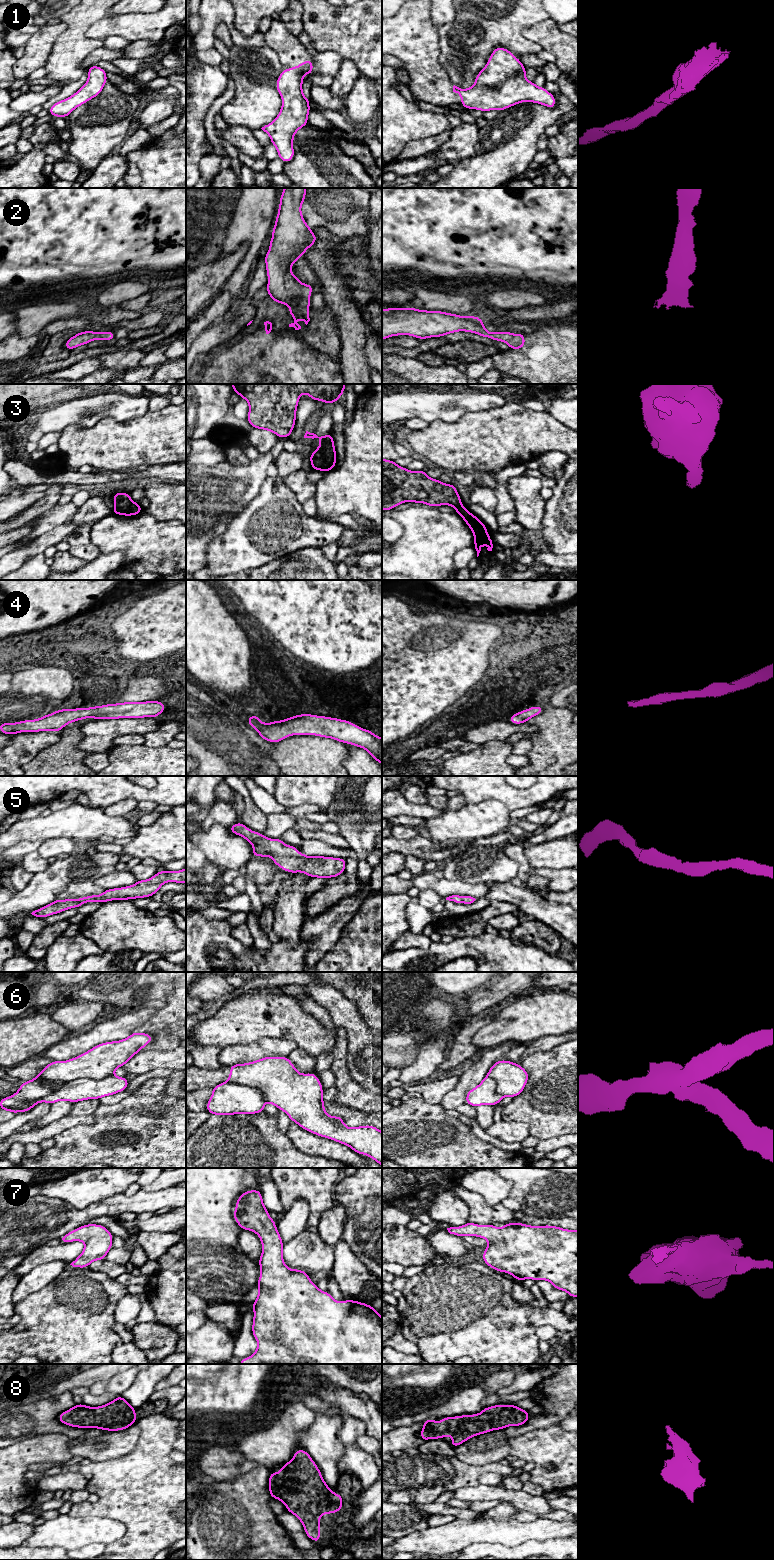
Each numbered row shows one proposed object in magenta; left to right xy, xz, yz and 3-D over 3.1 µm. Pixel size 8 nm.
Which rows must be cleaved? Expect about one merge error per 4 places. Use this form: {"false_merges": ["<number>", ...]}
{"false_merges": ["6"]}

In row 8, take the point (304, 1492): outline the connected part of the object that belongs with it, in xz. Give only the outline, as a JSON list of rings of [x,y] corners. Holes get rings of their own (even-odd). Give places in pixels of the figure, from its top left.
[[[298,1449],[279,1473],[270,1472],[270,1498],[282,1501],[302,1523],[305,1535],[320,1543],[320,1516],[341,1511],[343,1496],[335,1494],[306,1450]]]

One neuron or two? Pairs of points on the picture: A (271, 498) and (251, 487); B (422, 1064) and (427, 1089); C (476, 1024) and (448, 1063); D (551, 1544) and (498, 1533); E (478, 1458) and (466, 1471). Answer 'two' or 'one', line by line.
A: two
B: two
C: one
D: two
E: two

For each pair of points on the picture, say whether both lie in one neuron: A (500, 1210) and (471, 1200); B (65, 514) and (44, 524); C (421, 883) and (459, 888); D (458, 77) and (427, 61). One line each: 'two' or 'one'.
A: one
B: one
C: one
D: two

